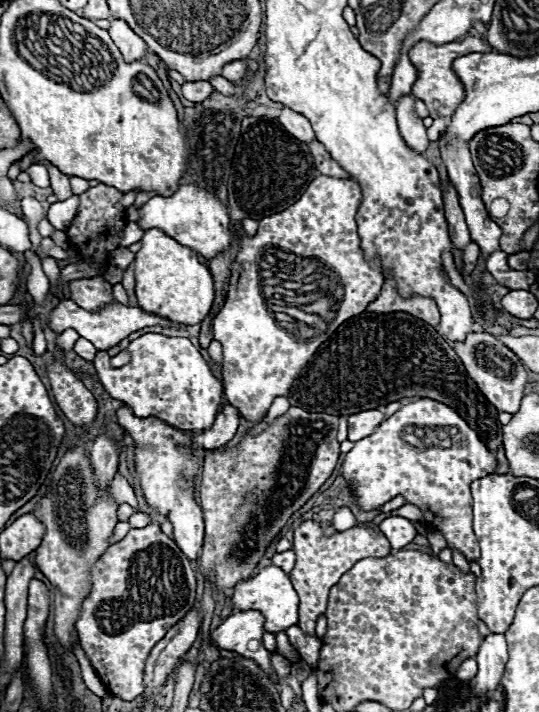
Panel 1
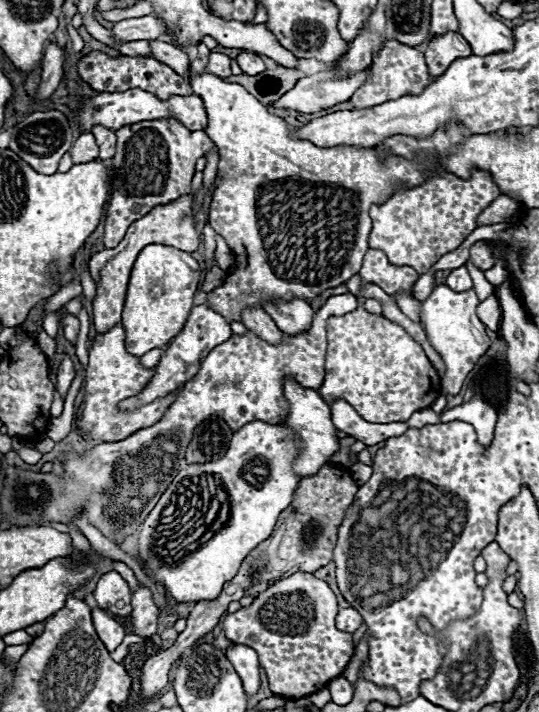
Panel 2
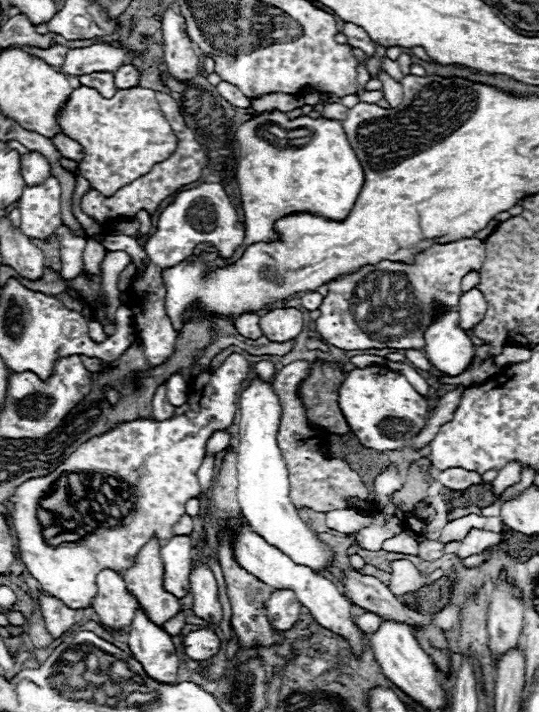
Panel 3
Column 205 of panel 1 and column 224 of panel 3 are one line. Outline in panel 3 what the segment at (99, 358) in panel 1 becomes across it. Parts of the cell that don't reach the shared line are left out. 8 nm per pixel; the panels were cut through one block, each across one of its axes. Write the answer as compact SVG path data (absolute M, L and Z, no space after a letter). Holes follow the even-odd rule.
M232 352L220 366L202 370L188 384L188 400L176 408L170 420L132 420L118 424L102 436L96 436L70 454L54 472L20 484L12 504L12 522L18 548L26 570L38 580L40 588L62 600L70 608L88 608L96 596L96 576L102 568L126 572L134 564L134 556L152 538L170 540L172 526L184 516L184 506L200 494L196 470L206 454L206 440L216 430L226 430L238 414L238 396L250 372L248 360Z

